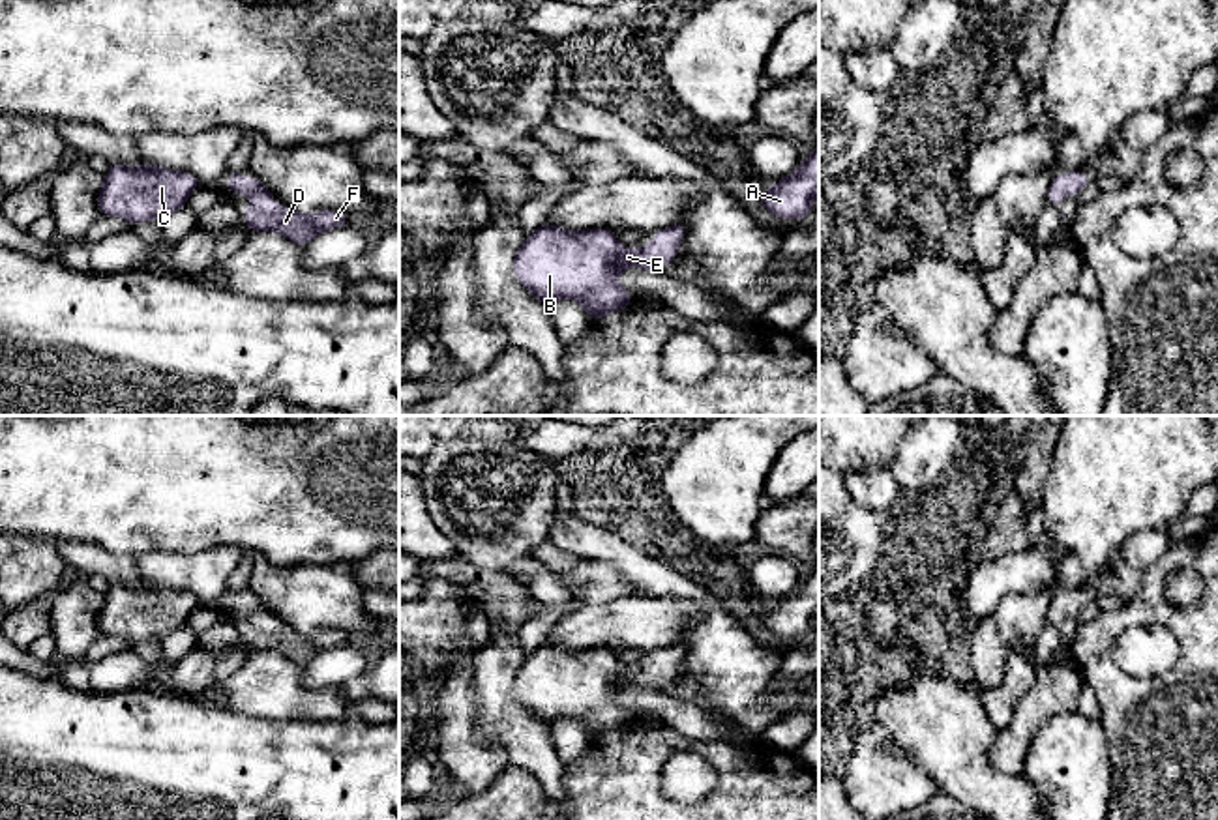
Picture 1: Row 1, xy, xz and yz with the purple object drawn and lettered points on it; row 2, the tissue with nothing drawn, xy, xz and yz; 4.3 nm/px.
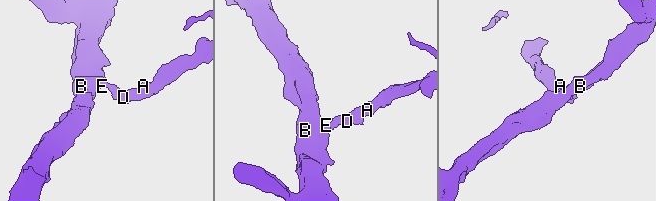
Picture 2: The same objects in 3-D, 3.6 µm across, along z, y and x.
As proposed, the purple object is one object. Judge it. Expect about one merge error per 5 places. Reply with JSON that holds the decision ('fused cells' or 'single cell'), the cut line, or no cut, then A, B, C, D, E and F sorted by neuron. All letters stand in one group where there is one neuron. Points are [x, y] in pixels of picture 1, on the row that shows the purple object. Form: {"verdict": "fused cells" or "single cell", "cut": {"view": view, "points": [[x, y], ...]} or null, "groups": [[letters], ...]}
{"verdict": "single cell", "cut": null, "groups": [["A", "B", "C", "D", "E", "F"]]}

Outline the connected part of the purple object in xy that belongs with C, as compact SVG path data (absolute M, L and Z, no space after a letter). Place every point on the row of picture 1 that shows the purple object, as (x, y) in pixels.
M114 163L97 197L101 215L122 217L131 223L157 219L180 210L189 195L199 187L199 180L186 170L169 170L152 163L129 168Z

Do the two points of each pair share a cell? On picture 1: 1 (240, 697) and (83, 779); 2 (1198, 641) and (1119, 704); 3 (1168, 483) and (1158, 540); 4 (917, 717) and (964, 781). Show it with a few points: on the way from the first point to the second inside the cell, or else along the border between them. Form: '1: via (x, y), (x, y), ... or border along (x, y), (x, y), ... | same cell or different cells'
1: border along (225, 704), (237, 712), (267, 719) | different cells
2: via (1158, 614), (1125, 616), (1104, 637), (1104, 665) | same cell
3: border along (1164, 527), (1138, 530), (1121, 547) | different cells
4: via (932, 732), (958, 759), (960, 766) | same cell

